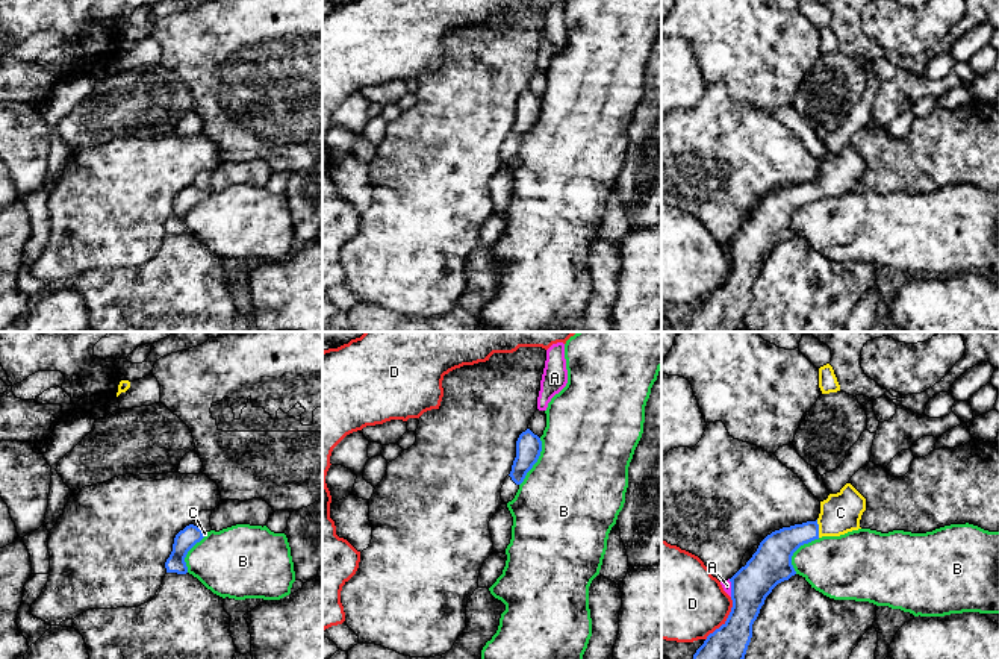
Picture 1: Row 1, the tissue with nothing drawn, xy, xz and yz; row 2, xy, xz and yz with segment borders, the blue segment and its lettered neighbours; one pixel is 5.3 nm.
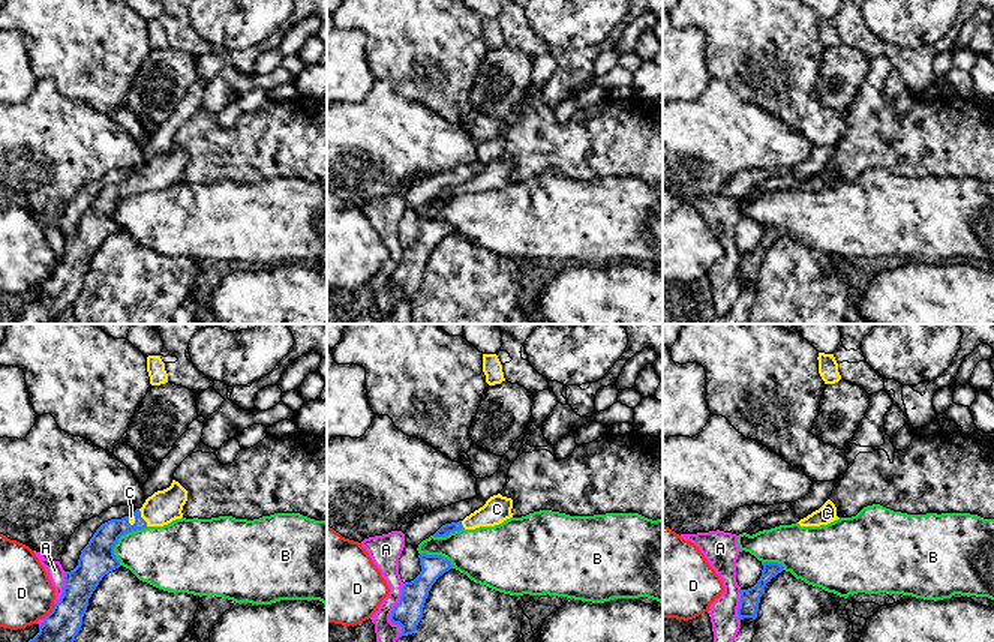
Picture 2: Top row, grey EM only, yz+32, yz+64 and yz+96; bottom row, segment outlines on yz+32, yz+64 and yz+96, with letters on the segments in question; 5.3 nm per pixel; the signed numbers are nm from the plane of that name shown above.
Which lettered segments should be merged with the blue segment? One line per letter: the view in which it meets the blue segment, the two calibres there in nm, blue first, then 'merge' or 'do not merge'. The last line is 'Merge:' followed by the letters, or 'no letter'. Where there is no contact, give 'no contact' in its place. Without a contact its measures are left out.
A: yz | 220/50 nm | do not merge
B: xz | 140/500 nm | do not merge
C: yz | 180/220 nm | merge
D: yz | 200/420 nm | do not merge
Merge: C

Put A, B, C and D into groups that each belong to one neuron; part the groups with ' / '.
A / B / C / D

